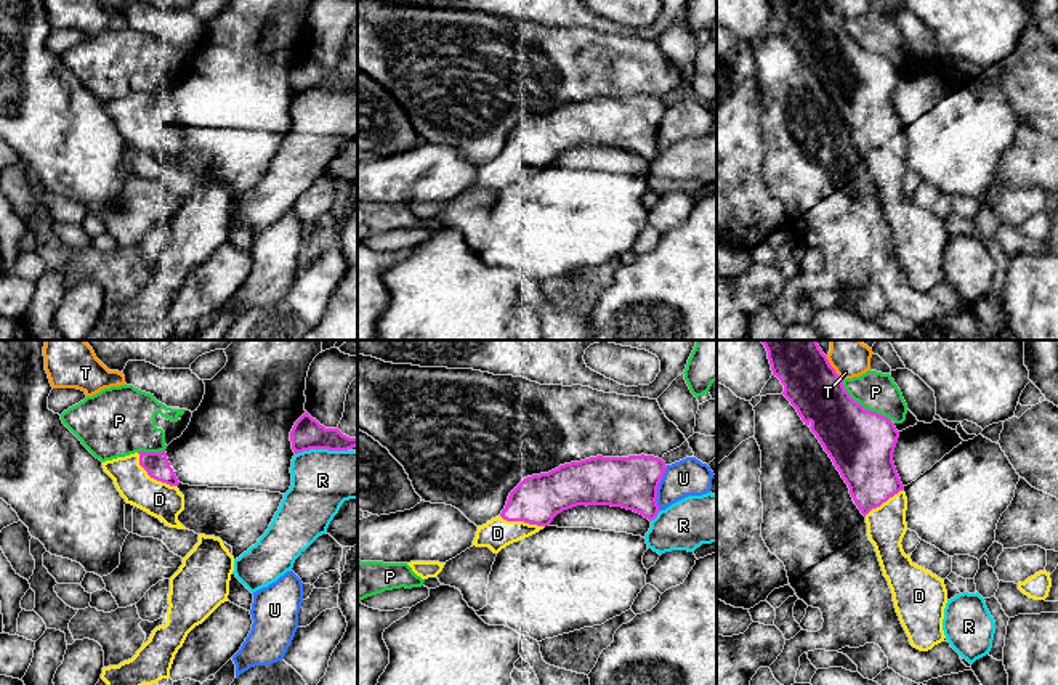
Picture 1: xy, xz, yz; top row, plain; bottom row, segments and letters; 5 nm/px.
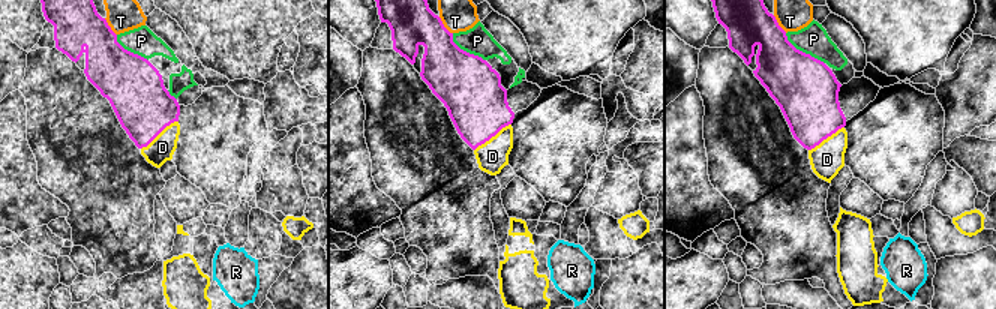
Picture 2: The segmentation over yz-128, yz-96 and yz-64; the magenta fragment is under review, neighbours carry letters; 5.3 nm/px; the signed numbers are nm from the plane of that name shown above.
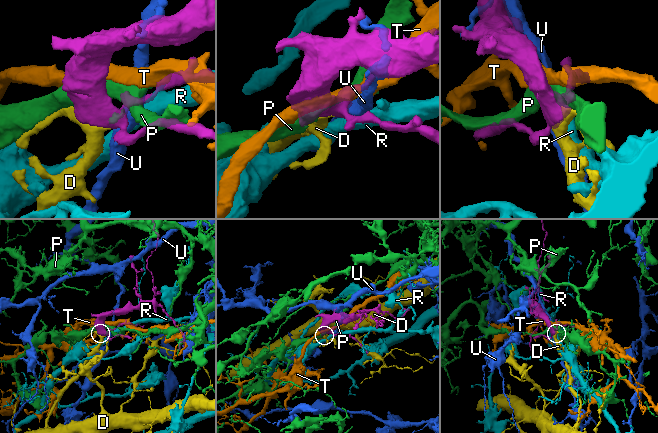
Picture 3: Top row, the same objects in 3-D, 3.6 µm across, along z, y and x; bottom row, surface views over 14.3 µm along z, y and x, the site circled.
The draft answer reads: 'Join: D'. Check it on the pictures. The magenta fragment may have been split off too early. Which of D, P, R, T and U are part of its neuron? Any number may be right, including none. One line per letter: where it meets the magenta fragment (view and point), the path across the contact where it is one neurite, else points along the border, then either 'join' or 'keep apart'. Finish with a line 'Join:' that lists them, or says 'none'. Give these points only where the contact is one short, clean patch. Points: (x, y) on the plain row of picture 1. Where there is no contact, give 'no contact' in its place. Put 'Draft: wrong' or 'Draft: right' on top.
Draft: right
D: meets magenta in xy at (151, 117); join
P: meets magenta in yz at (861, 47); keep apart
R: meets magenta in xy at (321, 89); keep apart
T: meets magenta in yz at (834, 10); keep apart
U: meets magenta in xz at (658, 127); keep apart
Join: D

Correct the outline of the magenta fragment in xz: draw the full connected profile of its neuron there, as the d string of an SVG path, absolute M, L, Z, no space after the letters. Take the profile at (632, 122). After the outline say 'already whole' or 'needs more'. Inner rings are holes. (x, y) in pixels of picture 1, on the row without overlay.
M596 96L527 117L510 133L502 154L478 167L473 186L499 194L577 146L622 148L651 162L660 152L656 140L665 109L654 96Z | needs more

